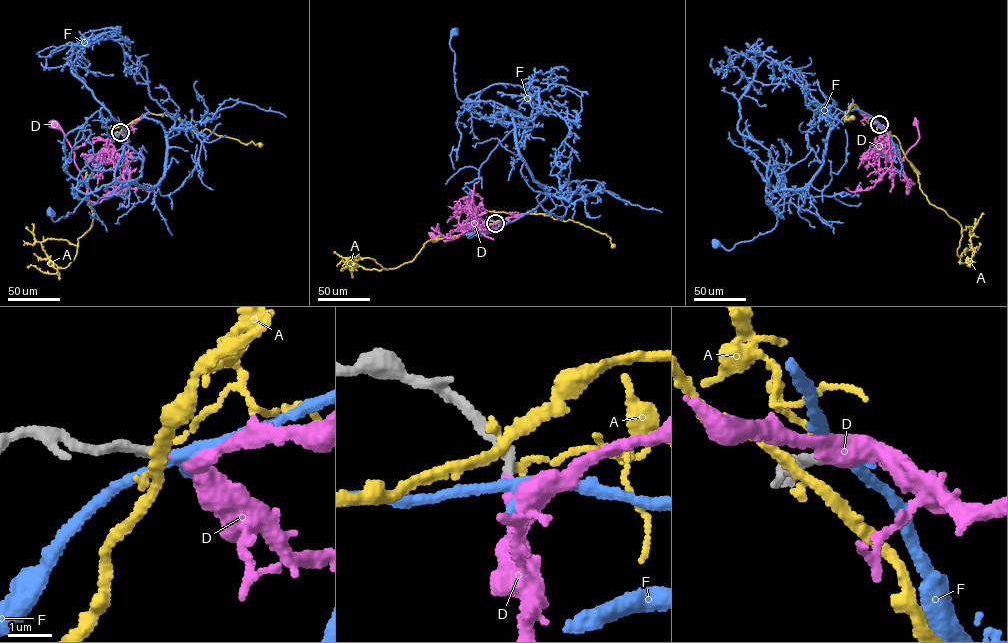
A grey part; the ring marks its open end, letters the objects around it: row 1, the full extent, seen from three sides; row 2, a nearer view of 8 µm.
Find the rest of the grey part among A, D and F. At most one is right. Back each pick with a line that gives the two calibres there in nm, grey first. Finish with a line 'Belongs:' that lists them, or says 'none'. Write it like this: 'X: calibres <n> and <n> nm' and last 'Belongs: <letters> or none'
D: calibres 240 and 200 nm
Belongs: D

